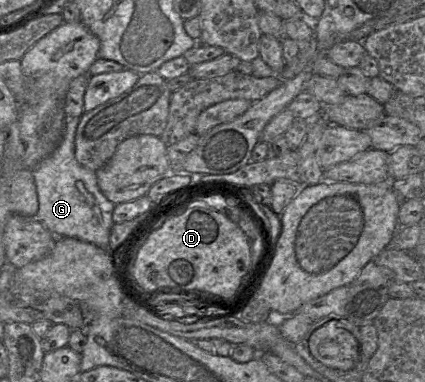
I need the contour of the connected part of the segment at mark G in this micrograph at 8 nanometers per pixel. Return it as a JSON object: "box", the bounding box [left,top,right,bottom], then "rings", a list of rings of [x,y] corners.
{"box":[33,117,115,249],"rings":[[[66,117],[63,139],[55,151],[33,170],[39,209],[36,220],[53,236],[72,237],[109,249],[115,204],[101,192],[94,171],[83,167],[75,158],[75,135],[80,118]]]}

